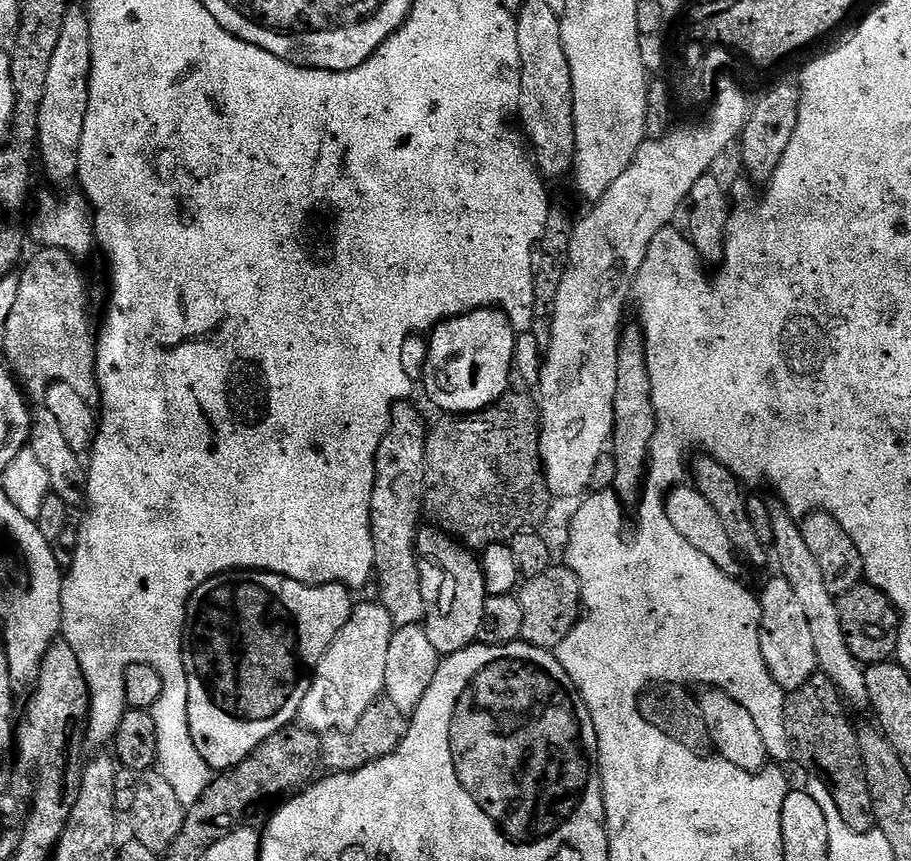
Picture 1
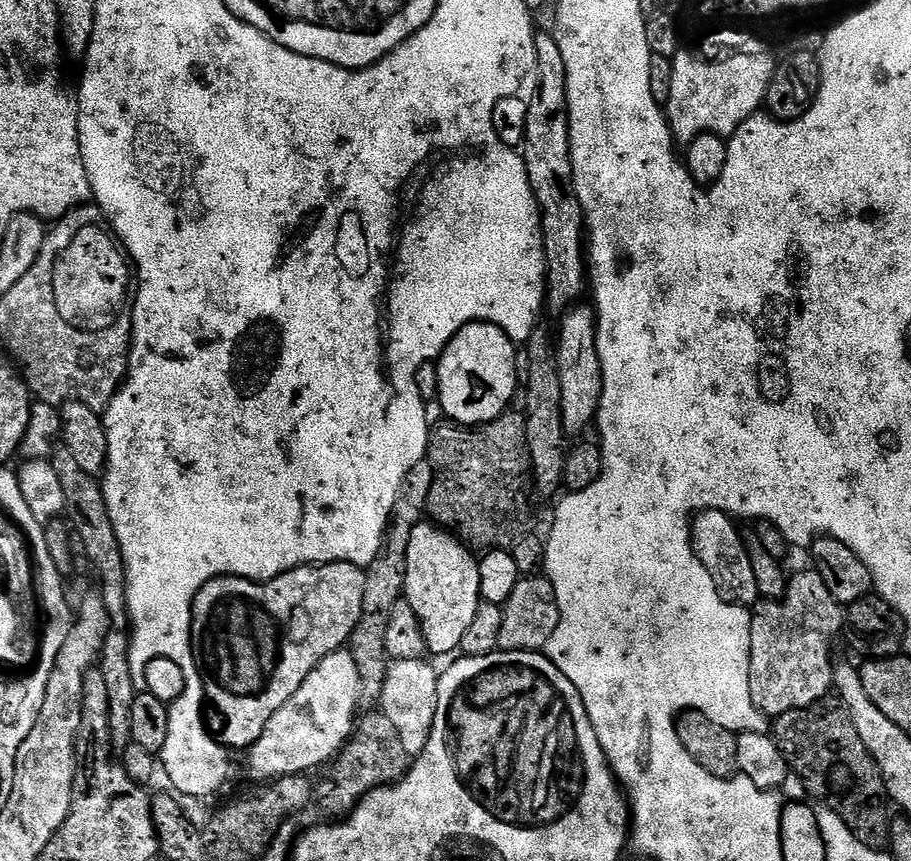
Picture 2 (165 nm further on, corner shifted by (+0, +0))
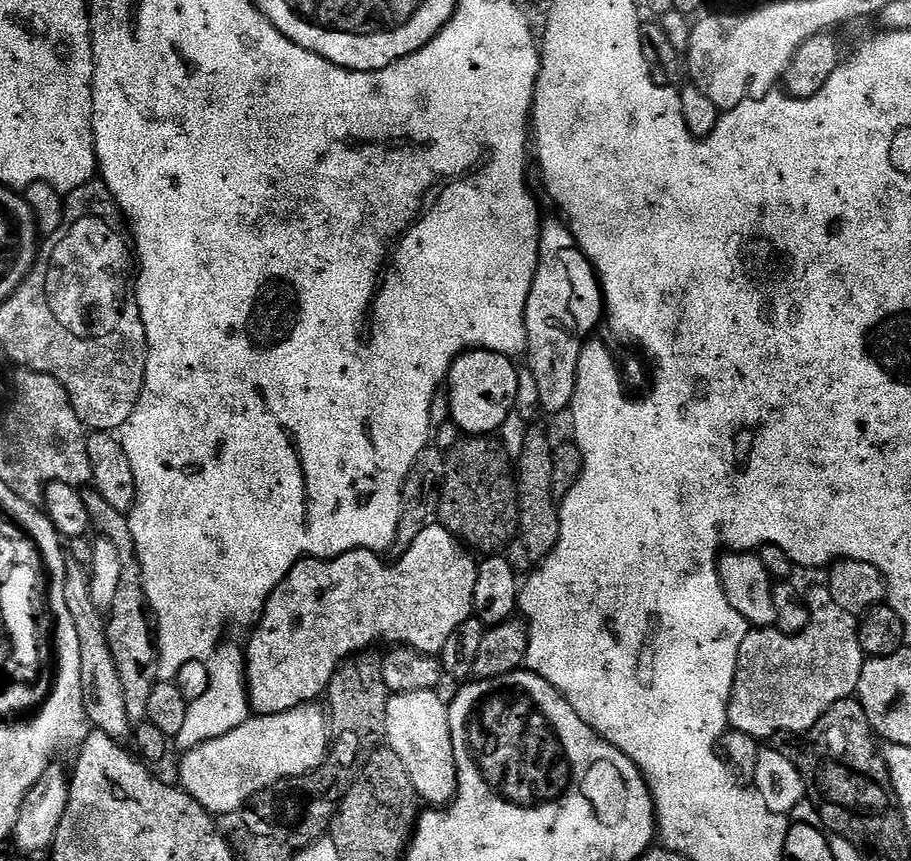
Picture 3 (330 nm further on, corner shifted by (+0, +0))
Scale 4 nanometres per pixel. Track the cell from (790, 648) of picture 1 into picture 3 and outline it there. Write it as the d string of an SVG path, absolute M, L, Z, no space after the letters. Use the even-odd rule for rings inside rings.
M827 586L820 588L807 589L806 599L808 602L808 613L810 614L810 622L800 632L781 632L779 628L773 626L770 628L753 627L751 630L745 631L742 638L742 646L738 650L738 666L736 667L736 677L734 678L734 686L732 693L728 699L728 728L734 732L742 734L750 734L758 742L764 742L767 736L779 737L781 734L799 734L810 730L810 726L814 726L814 722L818 722L818 718L822 718L822 714L826 714L826 710L830 710L830 706L834 706L834 702L846 700L856 696L856 687L860 681L862 674L862 666L866 659L862 646L860 645L860 626L855 615L842 610L838 603L834 602L831 590Z

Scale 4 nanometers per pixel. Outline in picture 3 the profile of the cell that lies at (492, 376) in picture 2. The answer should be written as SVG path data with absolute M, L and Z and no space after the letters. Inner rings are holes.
M485 348L465 350L457 356L448 372L448 404L452 407L452 420L472 436L499 433L506 418L517 407L516 395L520 392L520 376L516 373L513 357L503 356Z

